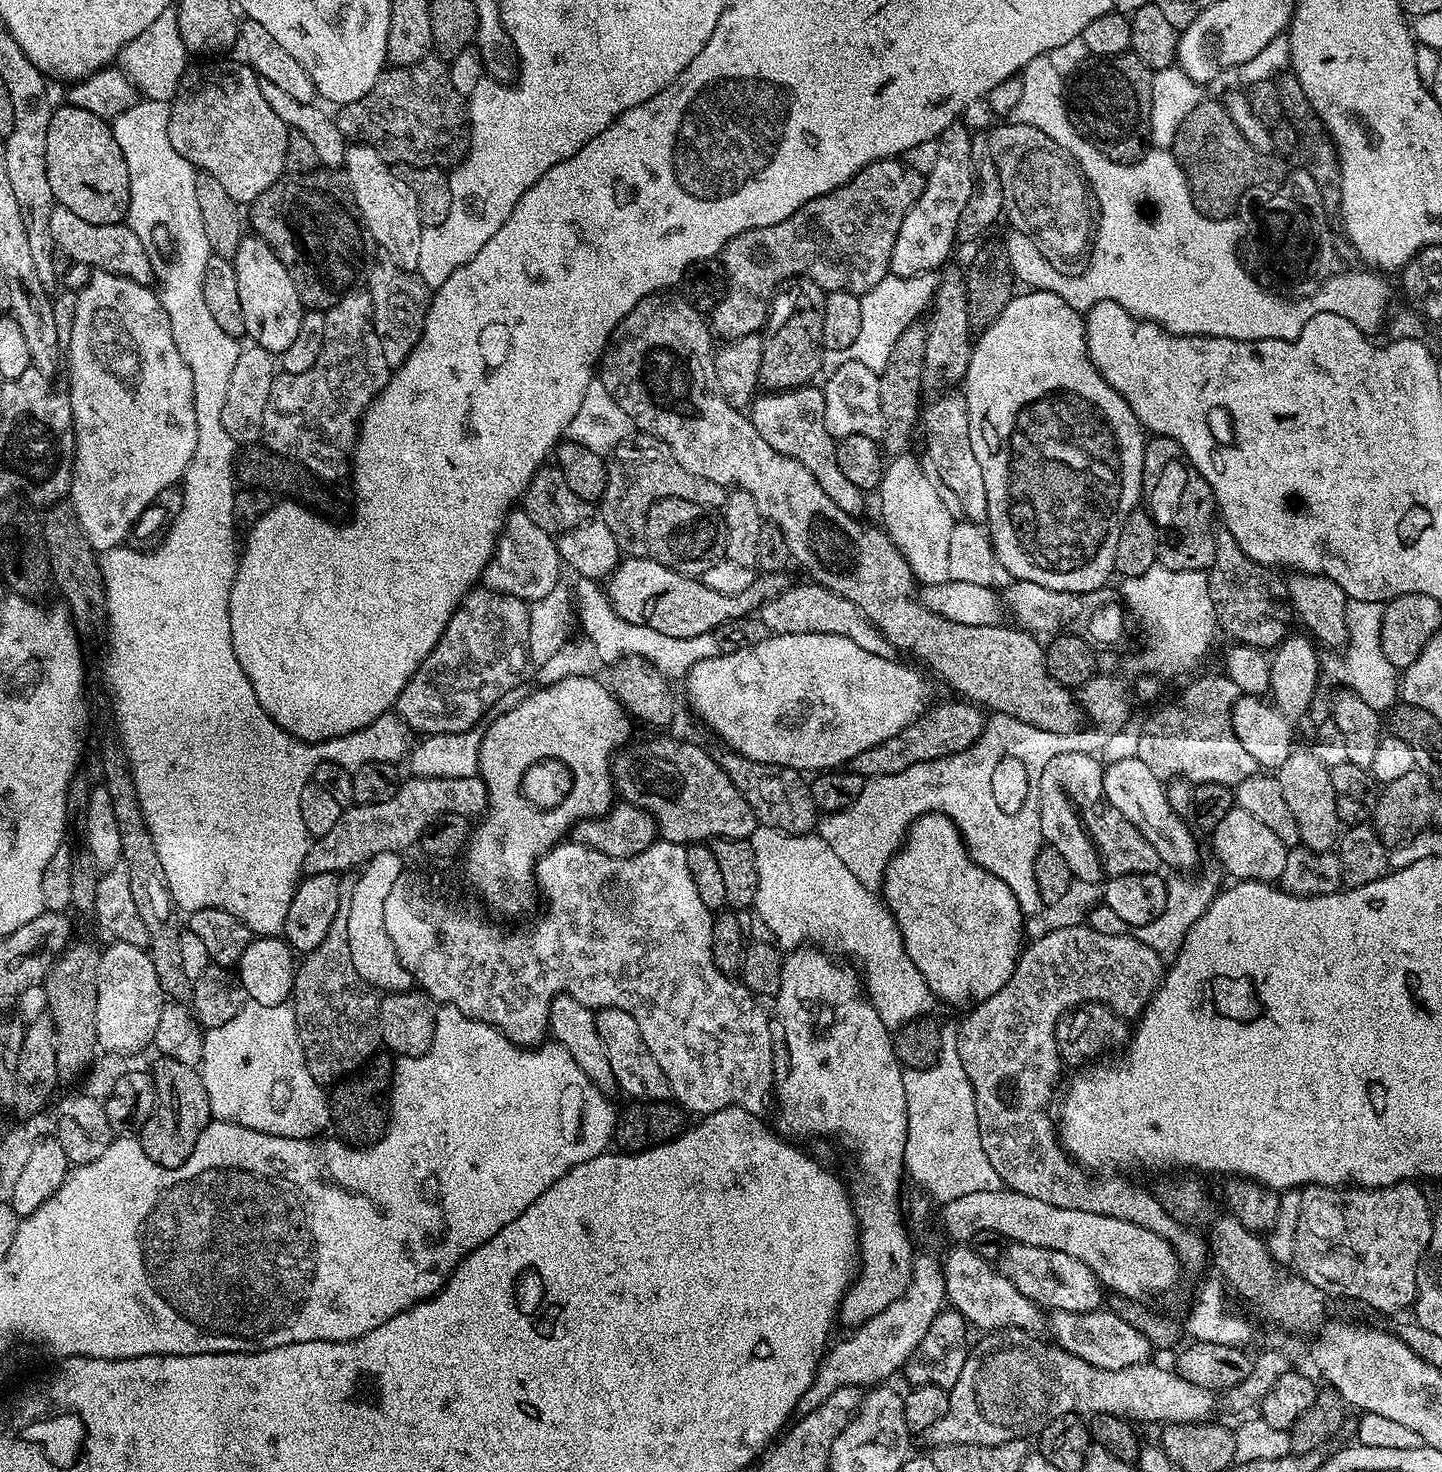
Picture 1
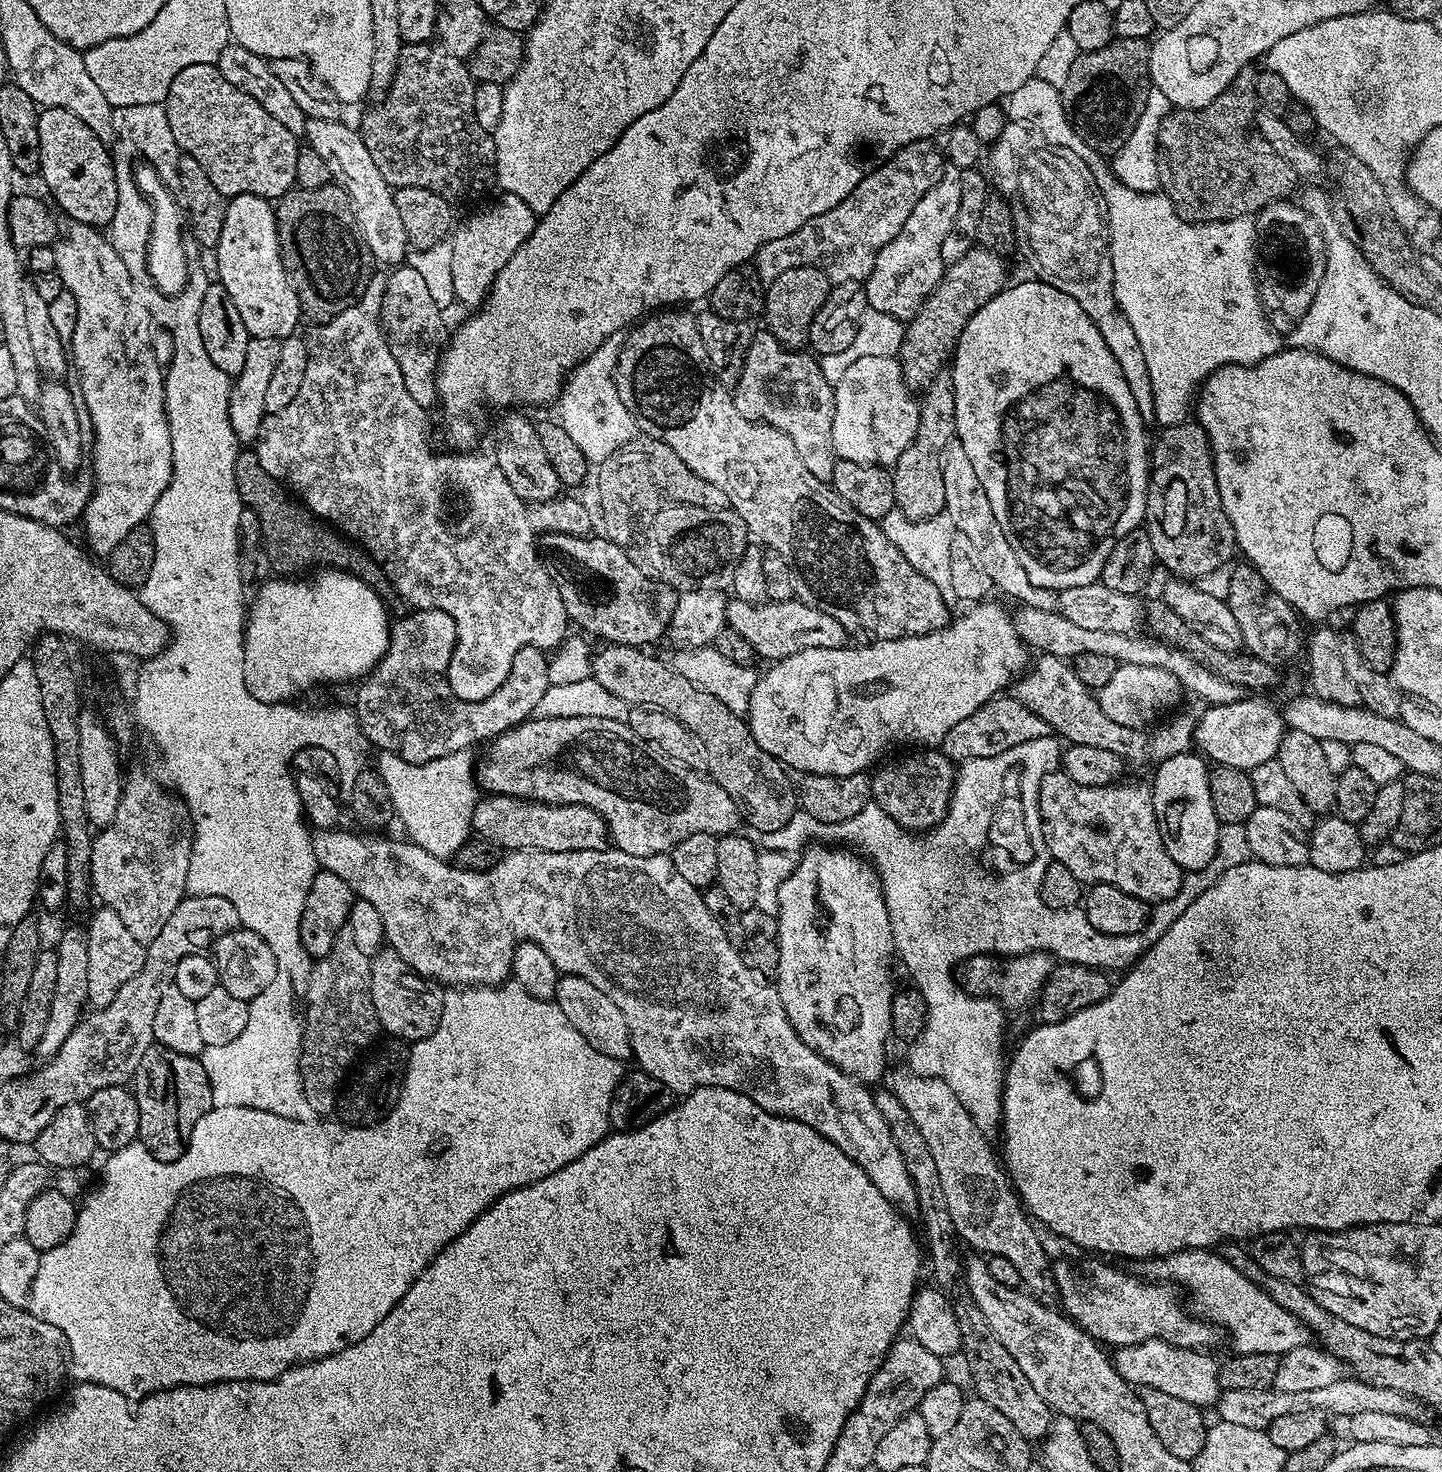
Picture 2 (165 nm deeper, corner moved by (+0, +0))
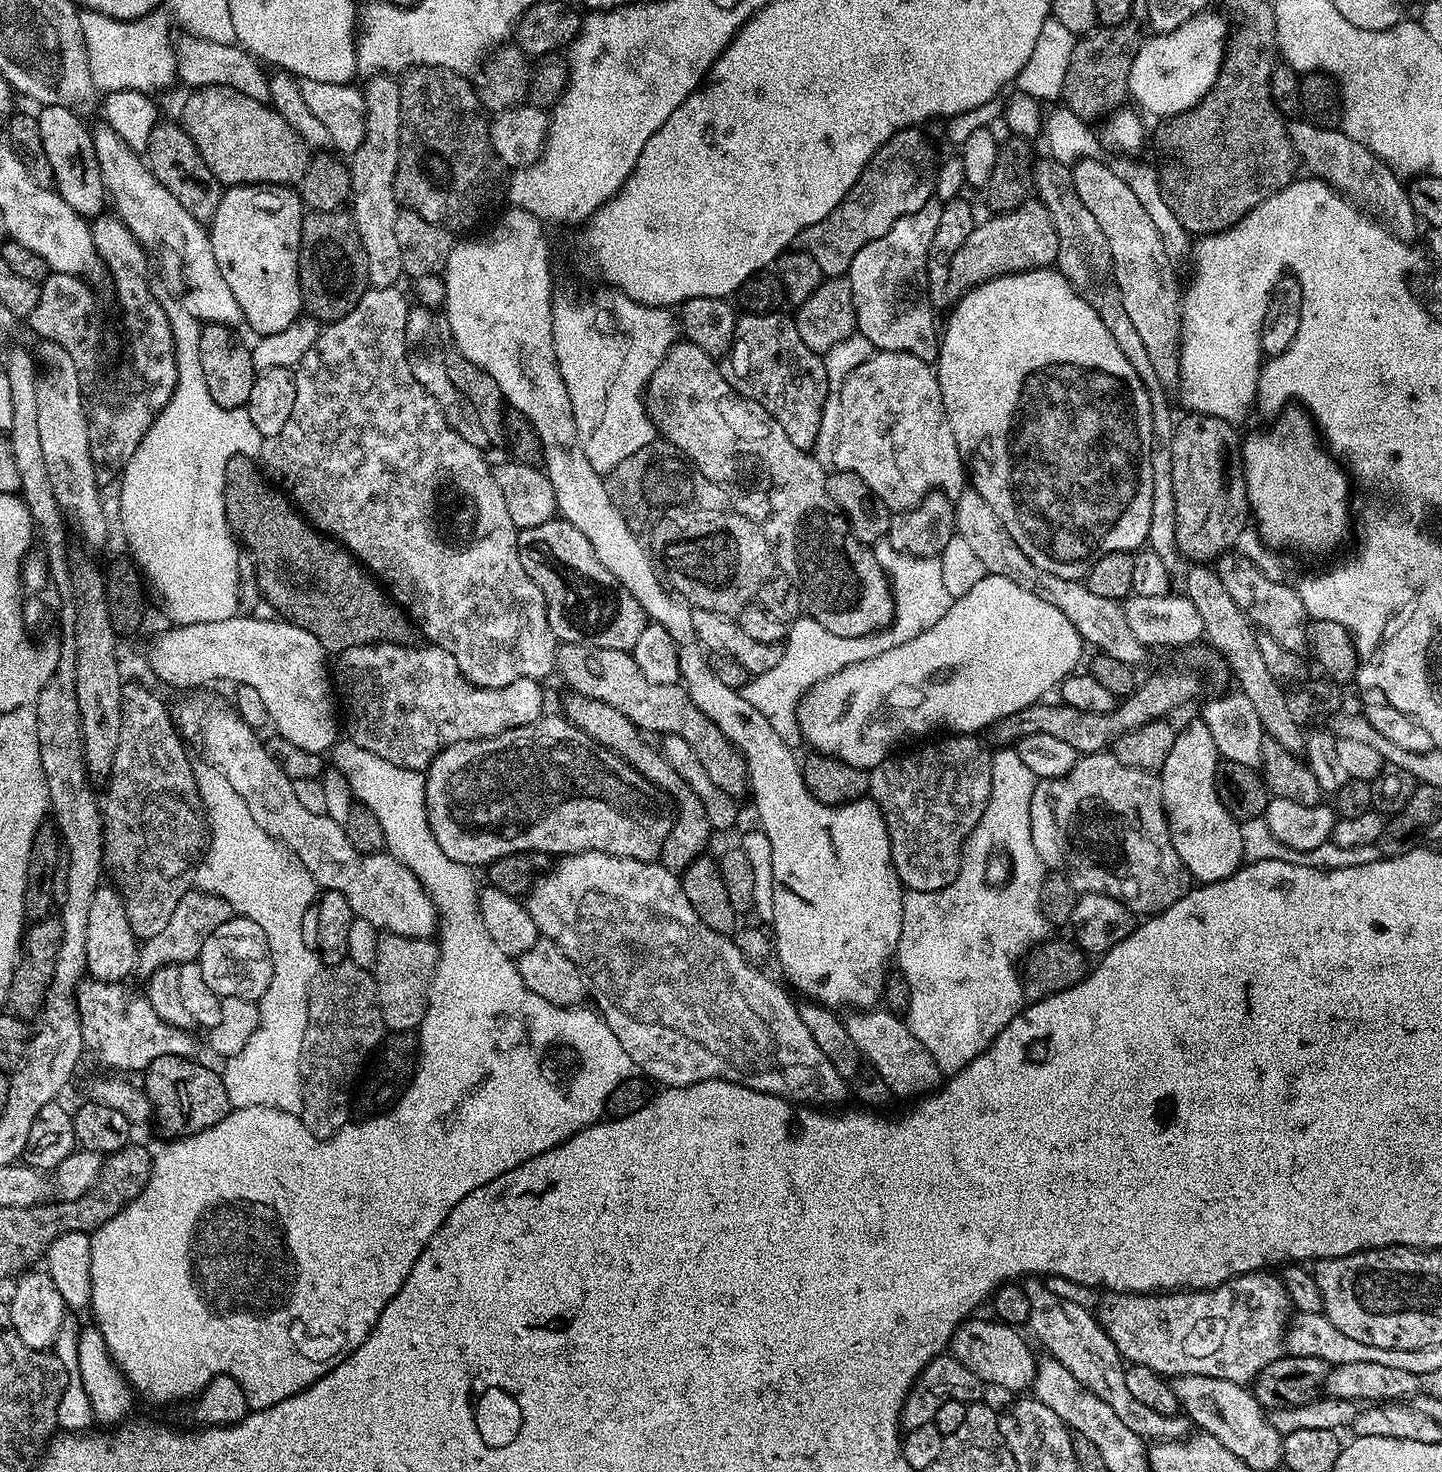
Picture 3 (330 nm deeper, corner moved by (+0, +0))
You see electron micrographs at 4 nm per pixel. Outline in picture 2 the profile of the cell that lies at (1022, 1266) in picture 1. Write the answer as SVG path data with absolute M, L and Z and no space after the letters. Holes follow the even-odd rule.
M1084 1258L1088 1260L1082 1261L1080 1268L1066 1259L1057 1259L1051 1265L1059 1307L1101 1345L1125 1348L1147 1340L1164 1340L1176 1348L1211 1349L1217 1329L1199 1315L1188 1313L1181 1293L1173 1285L1131 1276L1120 1268L1111 1268L1111 1263L1100 1258Z

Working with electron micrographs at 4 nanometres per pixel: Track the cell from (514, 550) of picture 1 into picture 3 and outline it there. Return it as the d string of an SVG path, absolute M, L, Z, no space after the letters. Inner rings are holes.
M369 286L362 294L362 298L358 298L350 314L331 321L321 331L312 348L308 349L295 365L296 393L294 410L290 410L290 419L286 426L282 426L282 430L278 430L278 434L267 437L261 443L259 463L267 479L283 489L294 501L295 507L315 527L339 540L383 585L388 595L408 613L408 617L412 619L419 635L425 641L454 654L454 662L458 662L462 674L471 684L477 684L479 688L501 688L510 686L510 682L518 682L518 678L543 681L553 675L558 641L550 630L542 590L538 590L538 586L534 586L526 570L522 570L522 558L518 558L518 530L514 522L510 522L506 502L502 499L502 490L498 490L498 482L494 482L492 464L484 461L485 453L481 449L470 446L466 438L459 436L448 425L436 399L426 394L426 390L422 390L422 382L418 382L418 378L414 378L414 370L410 370L406 350L406 318L410 301L399 292L400 290L396 286Z

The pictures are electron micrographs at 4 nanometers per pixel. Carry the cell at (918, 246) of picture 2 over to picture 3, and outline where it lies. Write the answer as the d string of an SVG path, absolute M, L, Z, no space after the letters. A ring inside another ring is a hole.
M929 202L914 214L898 218L882 238L866 242L854 262L850 262L846 278L850 282L856 315L856 332L867 338L873 349L881 352L909 352L935 365L940 354L938 324L932 317L932 304L928 301L928 271L926 262L930 242L938 231L941 205Z

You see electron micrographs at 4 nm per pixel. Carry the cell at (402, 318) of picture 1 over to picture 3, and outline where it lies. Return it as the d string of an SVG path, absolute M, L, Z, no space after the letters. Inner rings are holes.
M412 306L408 309L406 318L406 350L408 351L408 361L410 370L414 370L414 378L422 382L422 390L430 394L438 402L442 414L446 418L449 426L455 430L470 446L481 450L489 447L490 441L486 430L482 427L482 421L478 419L478 413L474 411L474 406L457 388L454 382L450 382L450 377L446 375L446 358L444 353L446 345L440 341L440 328L436 325L433 309L423 306Z

